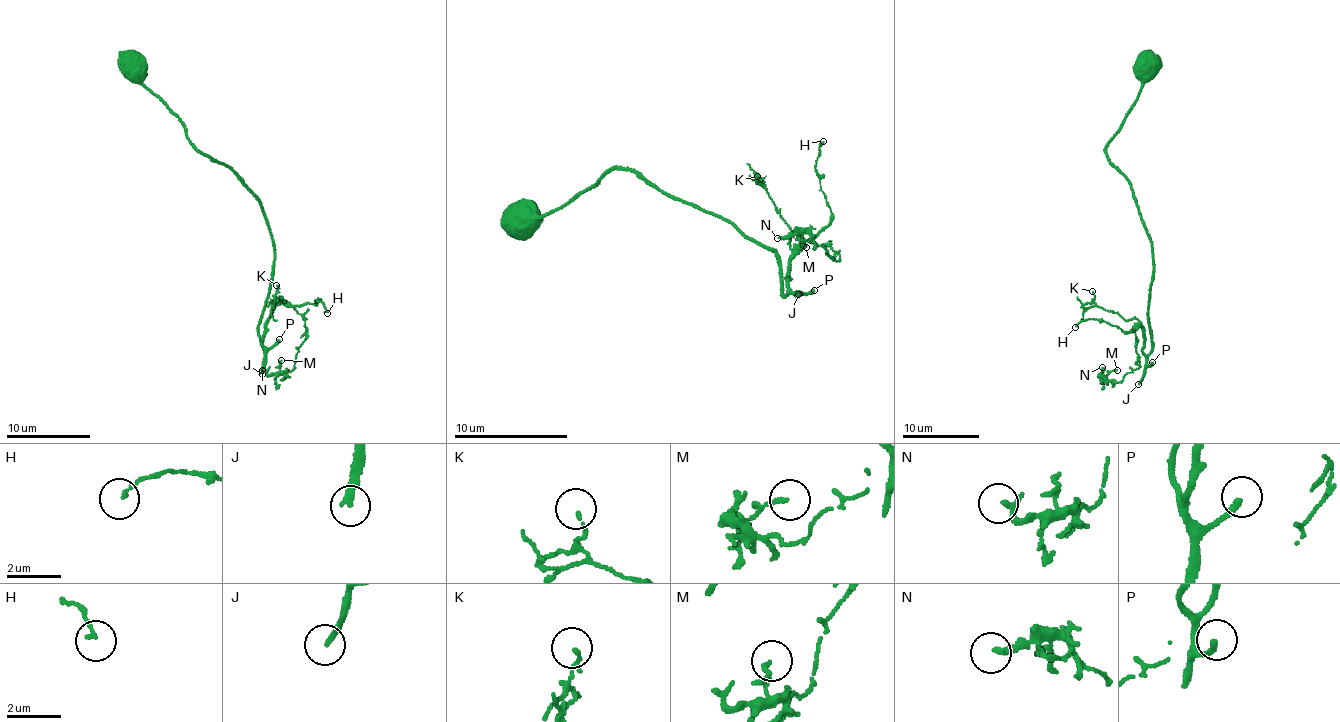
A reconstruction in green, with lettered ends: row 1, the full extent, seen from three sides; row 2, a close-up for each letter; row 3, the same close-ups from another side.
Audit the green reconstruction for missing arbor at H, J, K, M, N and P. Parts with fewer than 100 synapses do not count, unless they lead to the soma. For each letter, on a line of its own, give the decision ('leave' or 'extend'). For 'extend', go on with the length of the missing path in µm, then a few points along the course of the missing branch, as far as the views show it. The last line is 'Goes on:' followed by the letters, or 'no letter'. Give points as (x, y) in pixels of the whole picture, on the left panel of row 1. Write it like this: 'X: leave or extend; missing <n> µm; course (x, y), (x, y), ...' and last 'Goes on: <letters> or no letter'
H: leave
J: extend; missing 180 µm
K: leave
M: leave
N: leave
P: leave
Goes on: J

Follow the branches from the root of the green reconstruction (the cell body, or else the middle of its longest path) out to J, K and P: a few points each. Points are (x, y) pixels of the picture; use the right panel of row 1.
J: (1145, 64), (1140, 68), (1144, 84), (1106, 148), (1109, 161), (1129, 182), (1150, 240), (1151, 352), (1138, 384)
K: (1145, 64), (1144, 84), (1106, 148), (1129, 182), (1150, 240), (1147, 354), (1138, 321), (1103, 310), (1092, 291)
P: (1145, 64), (1140, 68), (1144, 84), (1106, 148), (1109, 161), (1129, 182), (1150, 240), (1149, 367), (1152, 362)

